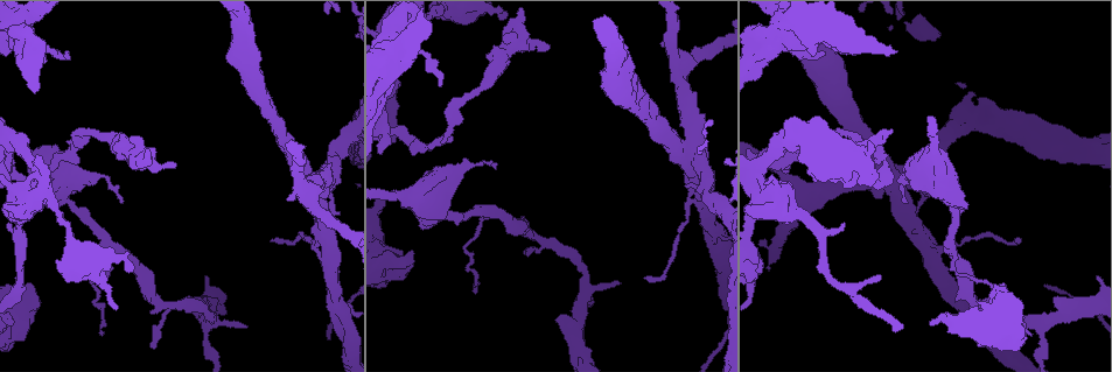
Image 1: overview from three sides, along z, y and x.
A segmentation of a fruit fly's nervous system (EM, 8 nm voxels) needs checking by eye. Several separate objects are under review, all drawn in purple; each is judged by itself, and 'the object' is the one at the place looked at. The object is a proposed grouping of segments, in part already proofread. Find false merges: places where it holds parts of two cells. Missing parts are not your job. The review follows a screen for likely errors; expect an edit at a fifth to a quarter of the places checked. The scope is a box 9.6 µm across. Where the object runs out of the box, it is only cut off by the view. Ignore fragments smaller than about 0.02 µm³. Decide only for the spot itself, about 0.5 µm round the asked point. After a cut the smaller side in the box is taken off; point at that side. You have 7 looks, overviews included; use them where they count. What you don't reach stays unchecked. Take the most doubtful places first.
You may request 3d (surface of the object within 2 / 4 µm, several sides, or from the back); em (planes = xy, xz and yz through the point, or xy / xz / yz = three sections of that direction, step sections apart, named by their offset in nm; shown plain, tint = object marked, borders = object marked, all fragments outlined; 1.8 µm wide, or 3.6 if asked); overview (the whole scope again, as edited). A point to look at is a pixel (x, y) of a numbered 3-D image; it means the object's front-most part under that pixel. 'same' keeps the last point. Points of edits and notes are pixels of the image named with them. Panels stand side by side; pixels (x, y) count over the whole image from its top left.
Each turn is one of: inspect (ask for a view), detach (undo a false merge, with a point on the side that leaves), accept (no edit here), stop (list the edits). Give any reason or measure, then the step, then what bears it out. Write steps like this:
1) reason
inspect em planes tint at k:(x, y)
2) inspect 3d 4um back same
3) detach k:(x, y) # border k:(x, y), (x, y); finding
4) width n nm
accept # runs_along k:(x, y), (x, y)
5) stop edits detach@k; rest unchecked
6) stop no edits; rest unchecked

four arms meet
inspect 3d 4um at 1:(689, 154)

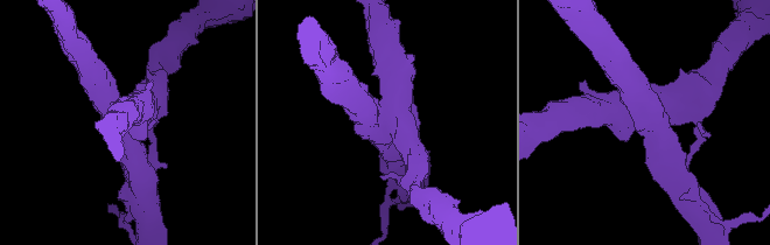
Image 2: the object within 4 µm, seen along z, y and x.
arms 4
inspect em xy step 4 tint at 2:(389, 124)

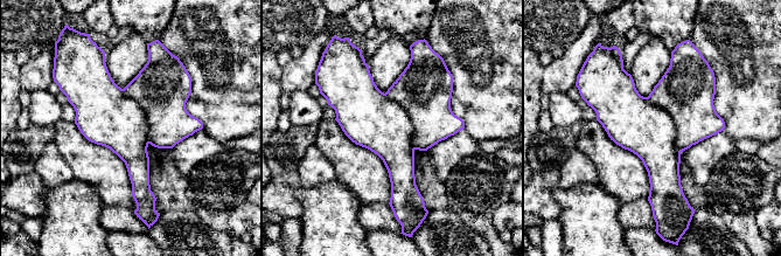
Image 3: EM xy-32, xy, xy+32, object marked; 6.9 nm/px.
detach 3:(374, 122) # border 3:(384, 94), (409, 117), (415, 149); a second cell is stuck on

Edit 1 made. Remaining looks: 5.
see it whole again
inspect overview

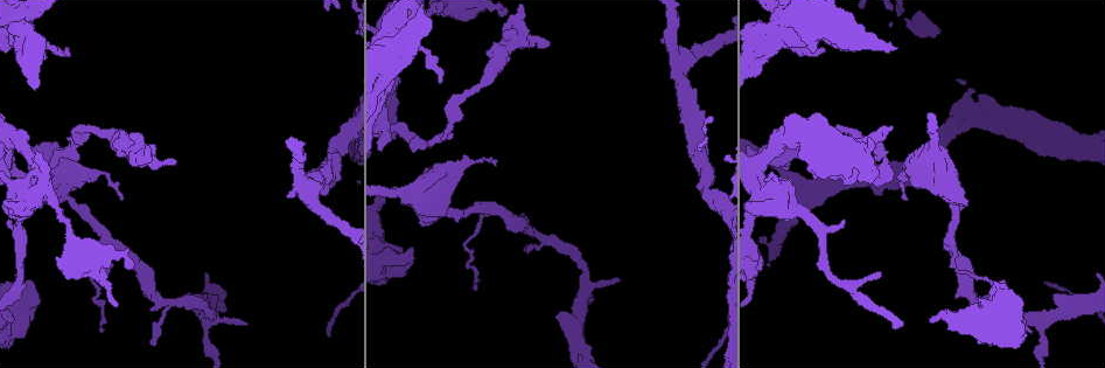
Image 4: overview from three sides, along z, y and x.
abrupt turn
inspect em 3.6um xy step 8 tint at 4:(18, 317)

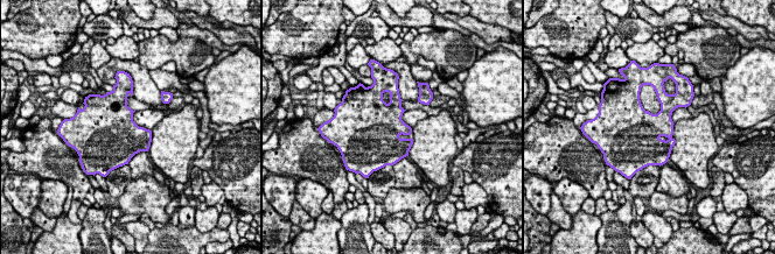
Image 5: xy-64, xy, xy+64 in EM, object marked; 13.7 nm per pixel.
inspect em 3.6um planes borders same

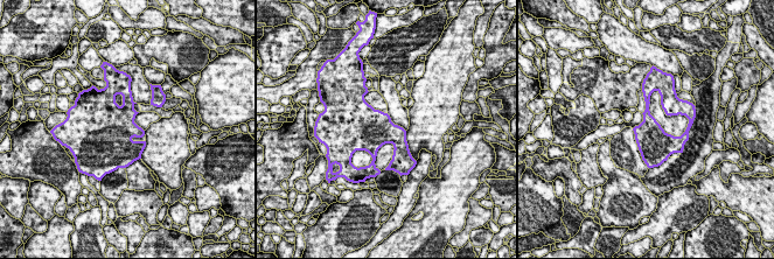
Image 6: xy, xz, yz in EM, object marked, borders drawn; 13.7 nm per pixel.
accept # continuous, no second cell

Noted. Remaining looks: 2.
thick turns thin
inspect 3d 4um at 4:(955, 206)

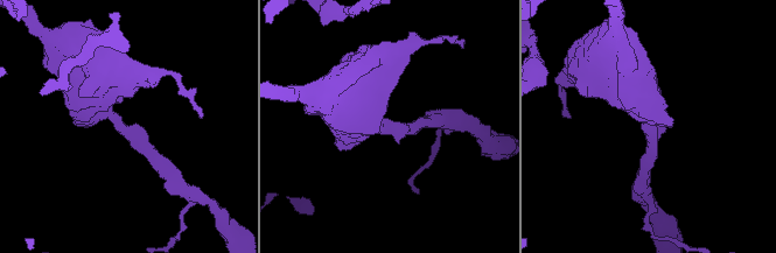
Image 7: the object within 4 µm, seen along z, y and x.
arm_widths 220, 750 nm; now the EM
inspect em 3.6um planes tint at 7:(117, 121)

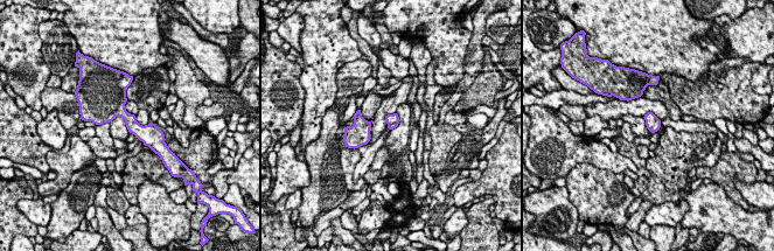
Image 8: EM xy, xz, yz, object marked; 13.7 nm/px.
width 180 nm
accept # runs_along 8:(96, 120), (121, 112), (160, 134); all the same cell

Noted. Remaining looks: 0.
stop edits detach@3; rest unchecked

